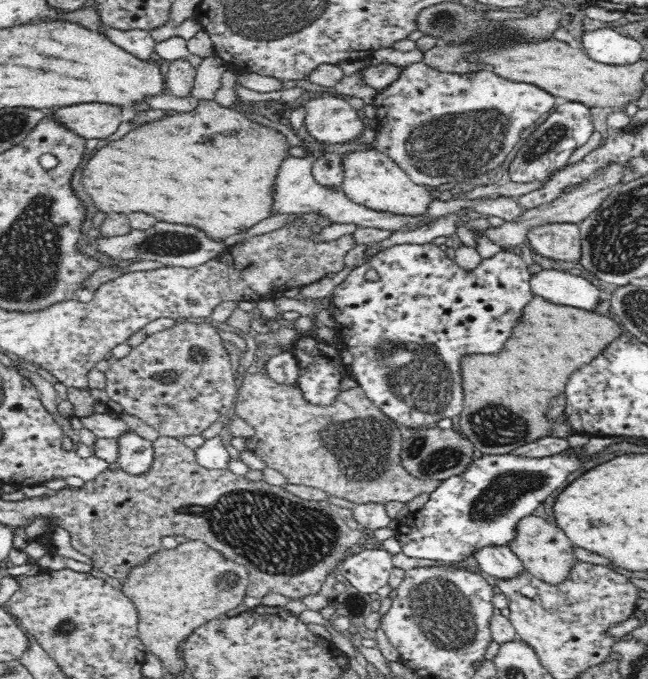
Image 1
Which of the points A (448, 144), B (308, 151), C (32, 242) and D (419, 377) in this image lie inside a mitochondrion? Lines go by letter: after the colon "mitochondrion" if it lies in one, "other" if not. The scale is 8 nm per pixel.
A: mitochondrion
B: other
C: mitochondrion
D: mitochondrion

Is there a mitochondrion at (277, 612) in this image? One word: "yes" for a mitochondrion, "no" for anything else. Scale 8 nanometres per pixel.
no

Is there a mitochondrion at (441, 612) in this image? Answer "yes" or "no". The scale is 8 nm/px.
yes

